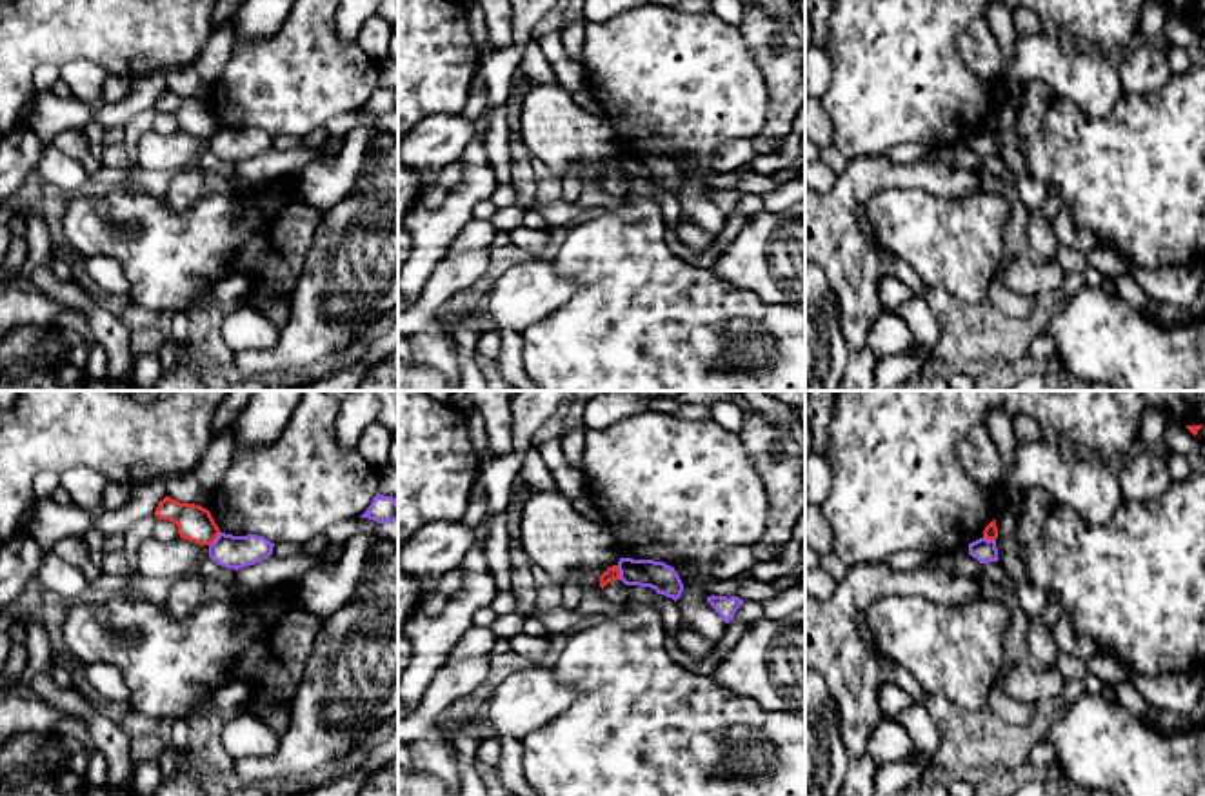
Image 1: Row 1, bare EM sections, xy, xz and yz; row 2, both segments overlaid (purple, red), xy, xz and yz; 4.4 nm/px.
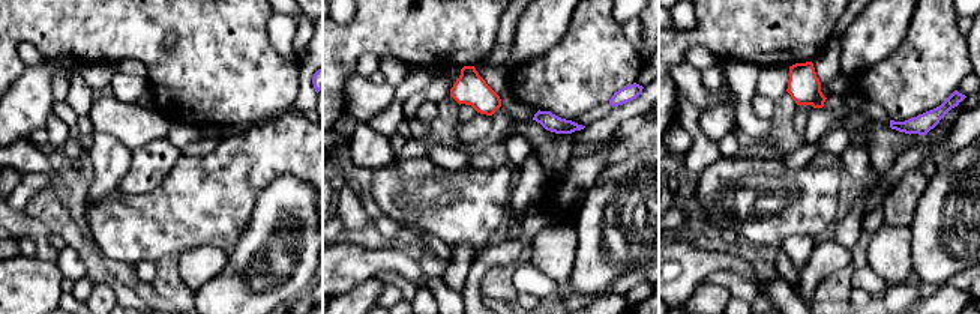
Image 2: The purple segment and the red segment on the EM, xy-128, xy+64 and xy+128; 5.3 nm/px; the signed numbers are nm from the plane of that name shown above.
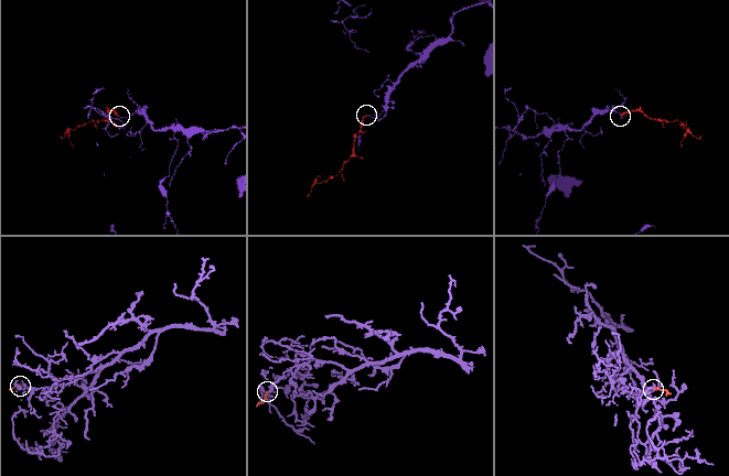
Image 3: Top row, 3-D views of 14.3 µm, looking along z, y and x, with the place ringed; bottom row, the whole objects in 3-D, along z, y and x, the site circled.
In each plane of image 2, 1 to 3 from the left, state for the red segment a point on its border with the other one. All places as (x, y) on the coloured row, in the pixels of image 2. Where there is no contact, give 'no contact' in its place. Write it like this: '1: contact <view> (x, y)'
1: no contact
2: no contact
3: no contact

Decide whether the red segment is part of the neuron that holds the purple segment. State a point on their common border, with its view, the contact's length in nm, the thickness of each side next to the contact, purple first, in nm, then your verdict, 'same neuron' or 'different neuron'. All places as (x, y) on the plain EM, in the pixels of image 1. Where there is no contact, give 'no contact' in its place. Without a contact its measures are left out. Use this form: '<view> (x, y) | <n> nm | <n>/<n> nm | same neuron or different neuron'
xz (620, 166) | 70 nm | 130/60 nm | different neuron

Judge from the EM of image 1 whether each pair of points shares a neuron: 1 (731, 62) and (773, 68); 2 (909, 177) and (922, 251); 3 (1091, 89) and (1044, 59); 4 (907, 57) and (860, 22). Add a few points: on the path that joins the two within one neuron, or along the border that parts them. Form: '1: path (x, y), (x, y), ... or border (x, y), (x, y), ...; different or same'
1: border (736, 28), (749, 42), (766, 86), (767, 108); different
2: border (869, 198), (886, 189), (927, 189), (953, 198); different
3: path (1080, 84), (1069, 84), (1055, 69); same
4: path (896, 46), (871, 22); same

